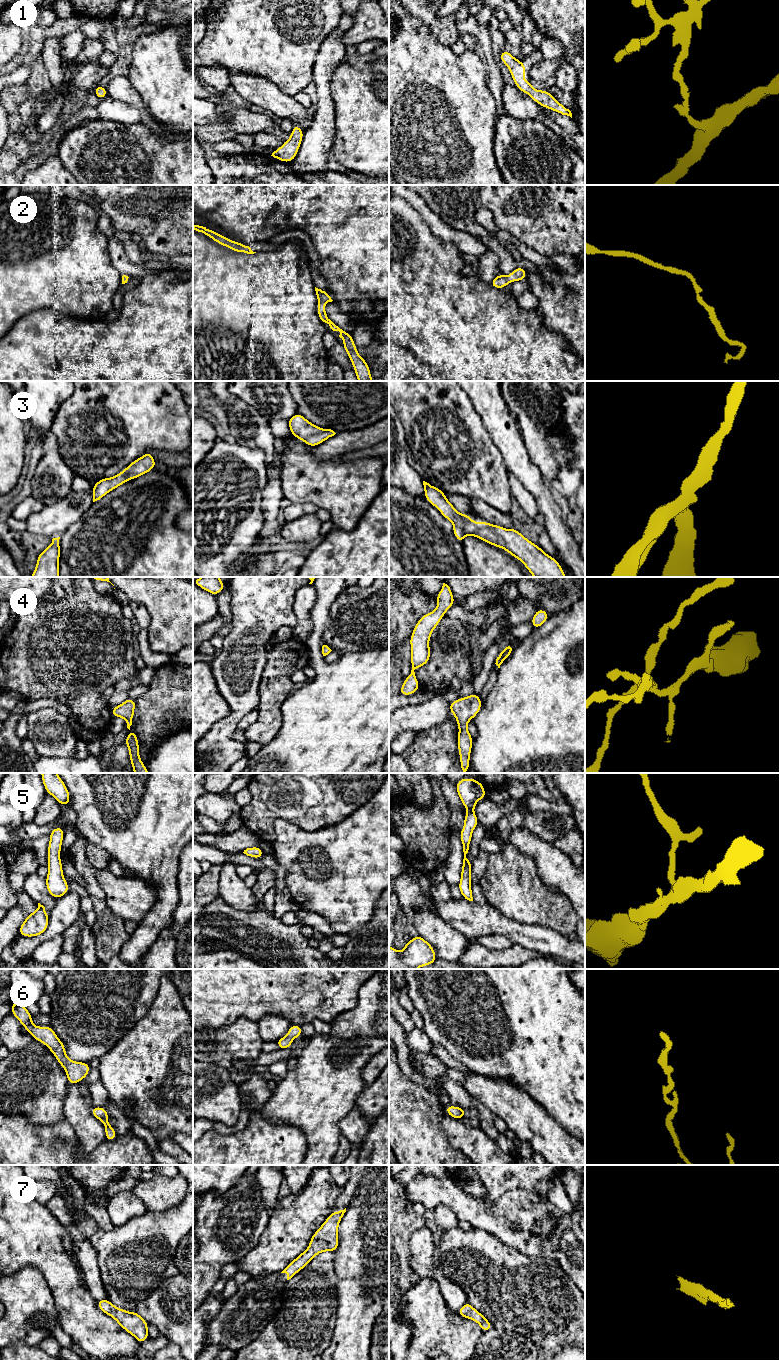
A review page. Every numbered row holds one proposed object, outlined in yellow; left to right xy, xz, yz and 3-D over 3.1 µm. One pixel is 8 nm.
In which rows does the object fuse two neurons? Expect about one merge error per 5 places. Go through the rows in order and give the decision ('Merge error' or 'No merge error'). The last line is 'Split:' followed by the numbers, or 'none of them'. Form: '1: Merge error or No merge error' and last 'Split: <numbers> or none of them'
1: No merge error
2: No merge error
3: No merge error
4: No merge error
5: No merge error
6: No merge error
7: No merge error
Split: none of them

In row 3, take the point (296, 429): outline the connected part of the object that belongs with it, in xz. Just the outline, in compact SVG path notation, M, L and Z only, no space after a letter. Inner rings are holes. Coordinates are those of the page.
M299 413L288 420L288 426L293 436L311 447L319 445L336 434L331 429L322 429L312 424Z

